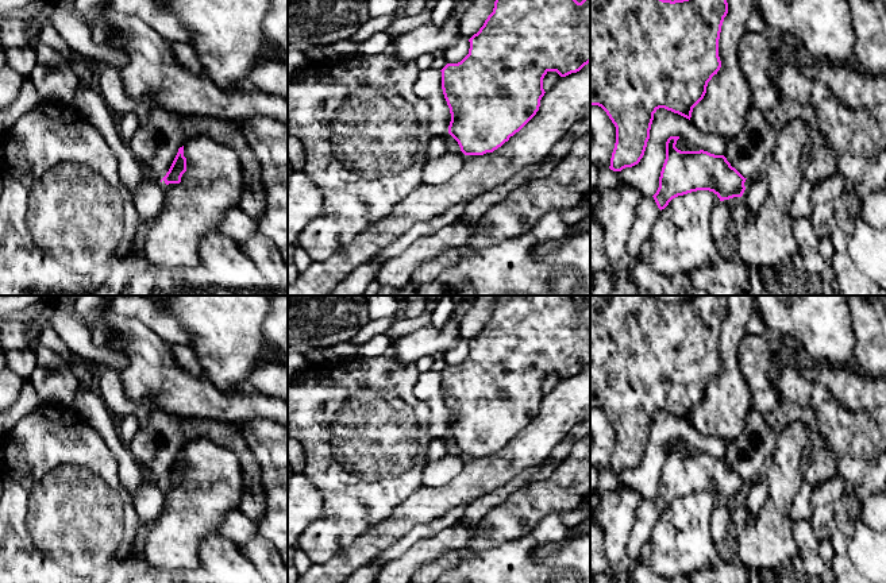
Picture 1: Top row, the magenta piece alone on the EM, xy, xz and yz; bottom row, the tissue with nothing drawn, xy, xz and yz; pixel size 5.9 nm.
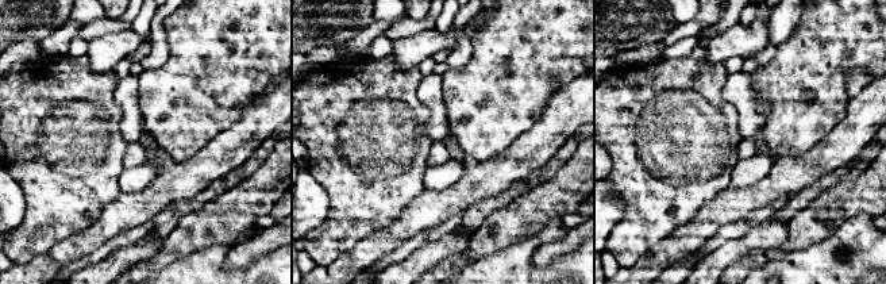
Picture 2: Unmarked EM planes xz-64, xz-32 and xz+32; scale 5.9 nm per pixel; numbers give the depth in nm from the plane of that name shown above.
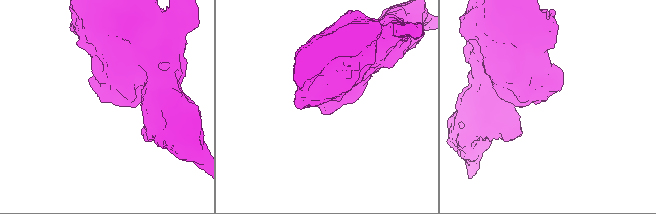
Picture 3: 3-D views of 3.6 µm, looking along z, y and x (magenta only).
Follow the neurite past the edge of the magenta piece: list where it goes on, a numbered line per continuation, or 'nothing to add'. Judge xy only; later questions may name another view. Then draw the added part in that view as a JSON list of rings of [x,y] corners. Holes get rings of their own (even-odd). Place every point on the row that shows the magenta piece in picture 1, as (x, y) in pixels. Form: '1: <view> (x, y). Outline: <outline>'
nothing to add

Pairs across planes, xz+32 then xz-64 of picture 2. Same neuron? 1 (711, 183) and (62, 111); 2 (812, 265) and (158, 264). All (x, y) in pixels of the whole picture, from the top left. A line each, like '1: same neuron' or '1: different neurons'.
1: same neuron
2: different neurons

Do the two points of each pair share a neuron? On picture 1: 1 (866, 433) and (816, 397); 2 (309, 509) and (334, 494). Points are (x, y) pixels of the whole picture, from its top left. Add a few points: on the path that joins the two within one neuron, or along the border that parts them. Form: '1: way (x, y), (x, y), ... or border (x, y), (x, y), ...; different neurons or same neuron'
1: way (854, 433), (828, 409); same neuron
2: border (304, 475), (322, 497), (322, 512), (305, 529); different neurons

